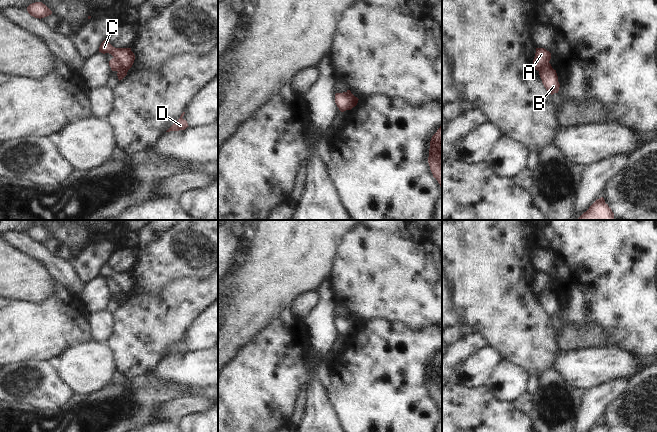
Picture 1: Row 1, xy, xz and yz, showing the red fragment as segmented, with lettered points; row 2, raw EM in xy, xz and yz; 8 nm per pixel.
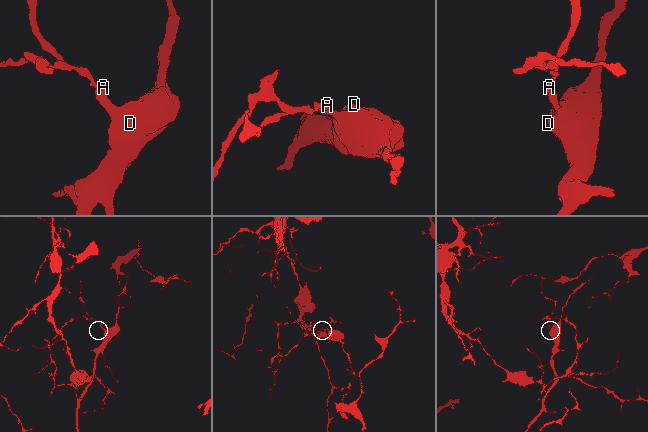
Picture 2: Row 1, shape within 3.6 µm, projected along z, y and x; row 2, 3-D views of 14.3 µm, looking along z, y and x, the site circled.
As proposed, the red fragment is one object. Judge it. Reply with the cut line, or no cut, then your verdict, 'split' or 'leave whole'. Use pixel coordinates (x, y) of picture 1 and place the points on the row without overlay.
cut in xy along (114, 281), (127, 294); split

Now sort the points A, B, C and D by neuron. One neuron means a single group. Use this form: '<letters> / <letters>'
A C / B D

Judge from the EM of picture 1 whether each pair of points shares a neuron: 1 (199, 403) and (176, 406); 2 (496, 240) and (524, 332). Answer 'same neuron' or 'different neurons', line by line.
1: same neuron
2: same neuron

